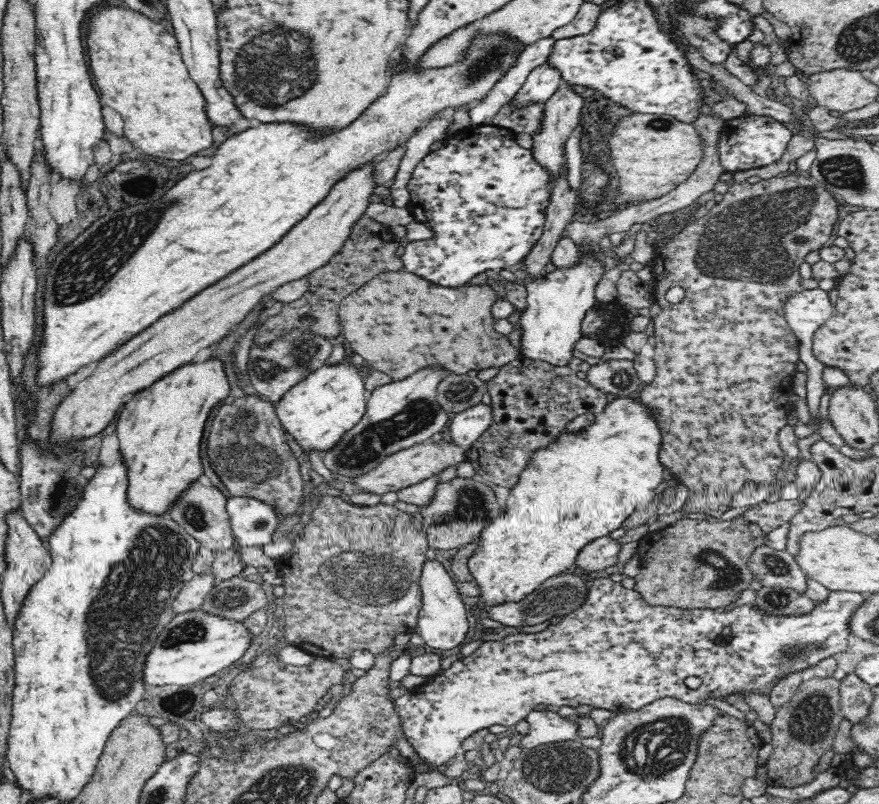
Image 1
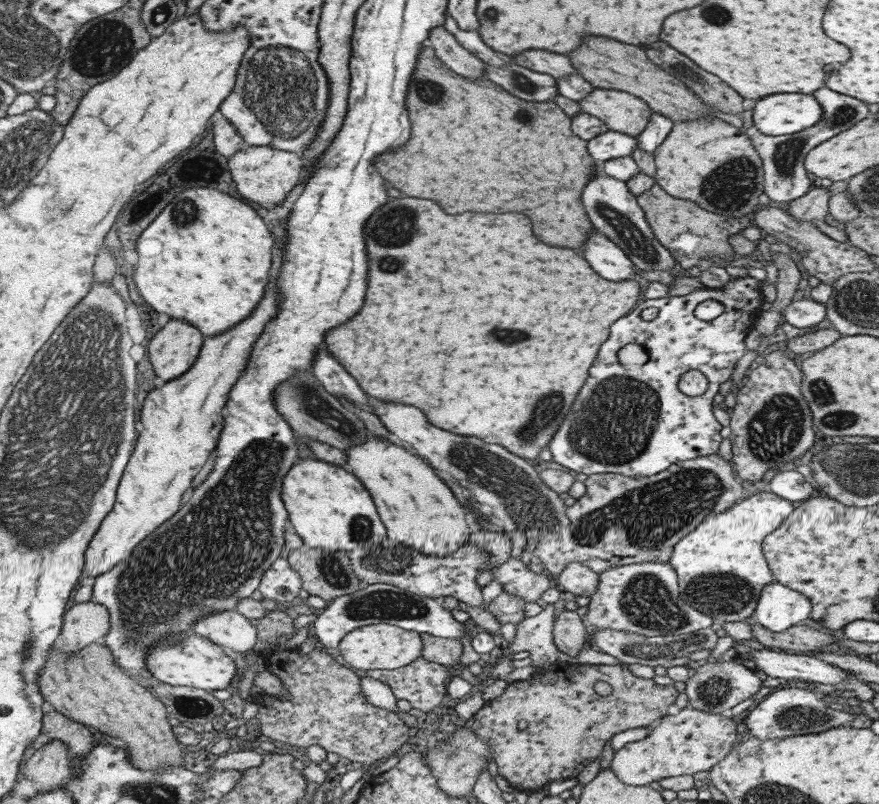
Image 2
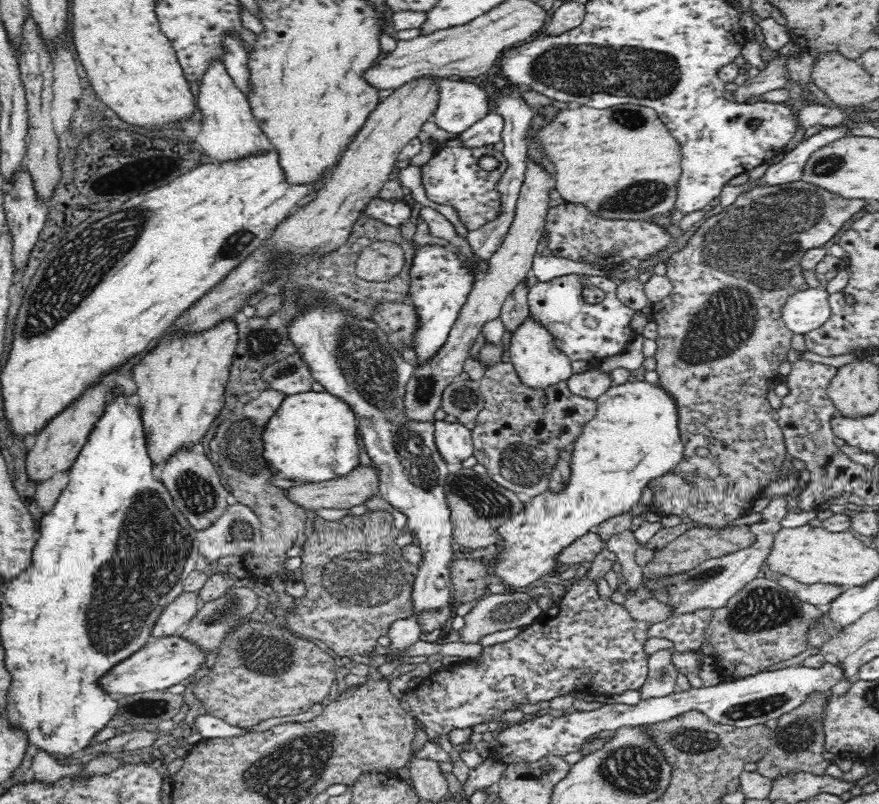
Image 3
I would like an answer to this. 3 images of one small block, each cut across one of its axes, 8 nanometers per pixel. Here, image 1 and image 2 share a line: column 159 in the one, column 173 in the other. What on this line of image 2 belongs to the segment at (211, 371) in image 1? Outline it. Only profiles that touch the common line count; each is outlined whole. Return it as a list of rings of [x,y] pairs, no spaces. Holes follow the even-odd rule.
[[[272,279],[259,304],[245,320],[215,338],[205,338],[189,370],[146,394],[139,416],[143,430],[136,435],[111,510],[85,548],[83,578],[95,578],[127,559],[145,536],[180,509],[192,480],[215,448],[223,422],[221,411],[229,390],[242,374],[252,343],[262,332],[263,324],[275,315],[279,297]]]

